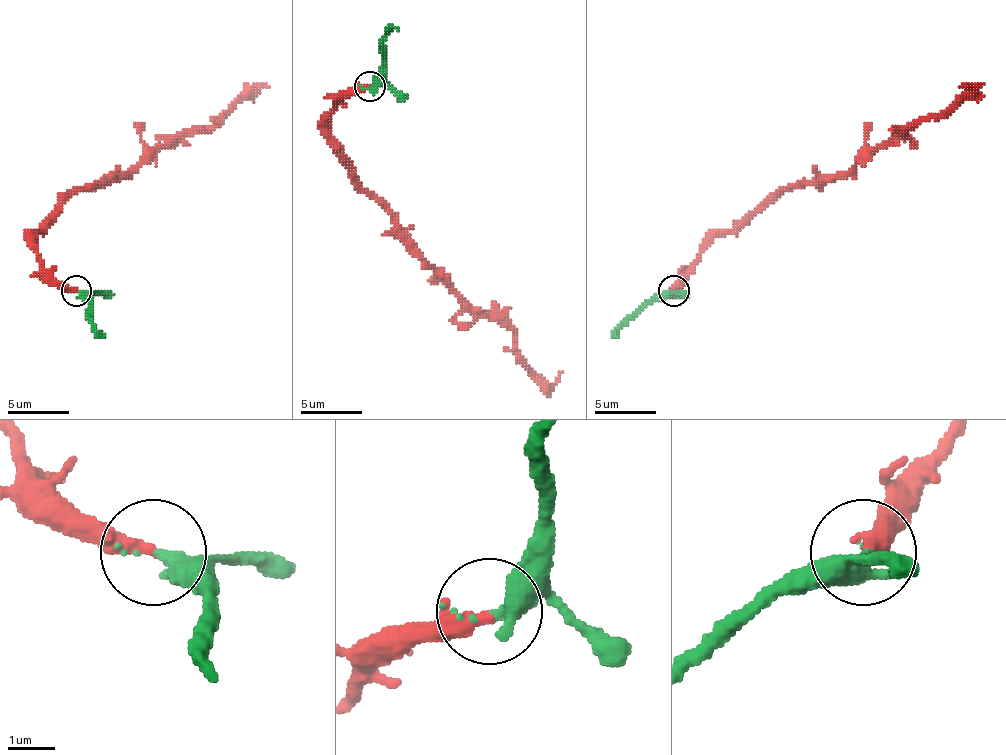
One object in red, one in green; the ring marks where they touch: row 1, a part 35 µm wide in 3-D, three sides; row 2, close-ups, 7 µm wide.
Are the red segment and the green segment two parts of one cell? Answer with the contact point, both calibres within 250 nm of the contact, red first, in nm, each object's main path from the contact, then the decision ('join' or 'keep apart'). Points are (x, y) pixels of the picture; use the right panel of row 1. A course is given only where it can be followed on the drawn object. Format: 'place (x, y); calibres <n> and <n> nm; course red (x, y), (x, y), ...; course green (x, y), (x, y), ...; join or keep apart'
place (674, 290); calibres 340 and 440 nm; course red (673, 291), (715, 236), (734, 233), (798, 184), (844, 178), (920, 117), (941, 117), (972, 90), (959, 87); course green (673, 291), (645, 303), (627, 322), (618, 337); join

